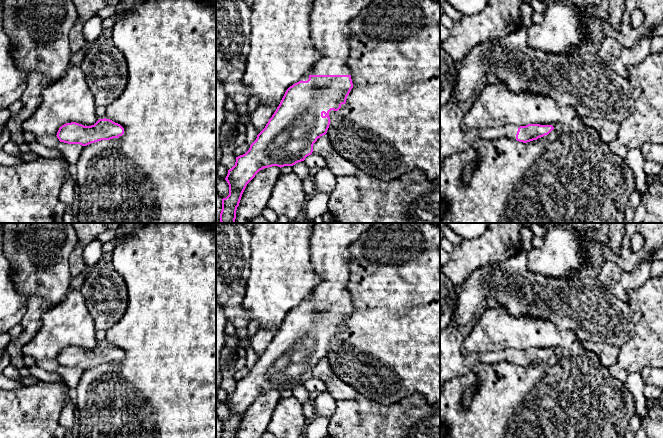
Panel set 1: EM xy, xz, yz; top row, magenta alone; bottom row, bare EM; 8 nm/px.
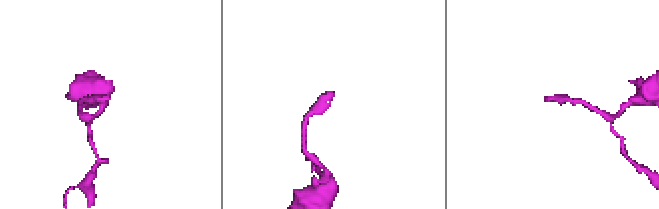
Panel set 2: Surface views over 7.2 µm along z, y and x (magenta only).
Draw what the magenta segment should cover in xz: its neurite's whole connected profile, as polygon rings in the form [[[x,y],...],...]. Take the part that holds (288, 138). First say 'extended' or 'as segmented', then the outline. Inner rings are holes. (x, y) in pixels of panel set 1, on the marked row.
extended; [[[314,0],[312,10],[312,41],[322,53],[309,76],[290,86],[265,128],[257,135],[249,150],[236,157],[235,165],[225,178],[229,195],[222,199],[221,223],[235,223],[236,210],[247,184],[262,169],[293,166],[312,154],[313,145],[325,135],[335,113],[346,107],[353,83],[347,65],[349,54],[349,23],[372,0]]]

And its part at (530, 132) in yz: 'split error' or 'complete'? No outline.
split error

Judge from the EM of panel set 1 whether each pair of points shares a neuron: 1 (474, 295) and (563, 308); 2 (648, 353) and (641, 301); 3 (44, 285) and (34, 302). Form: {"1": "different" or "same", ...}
{"1": "same", "2": "same", "3": "different"}

